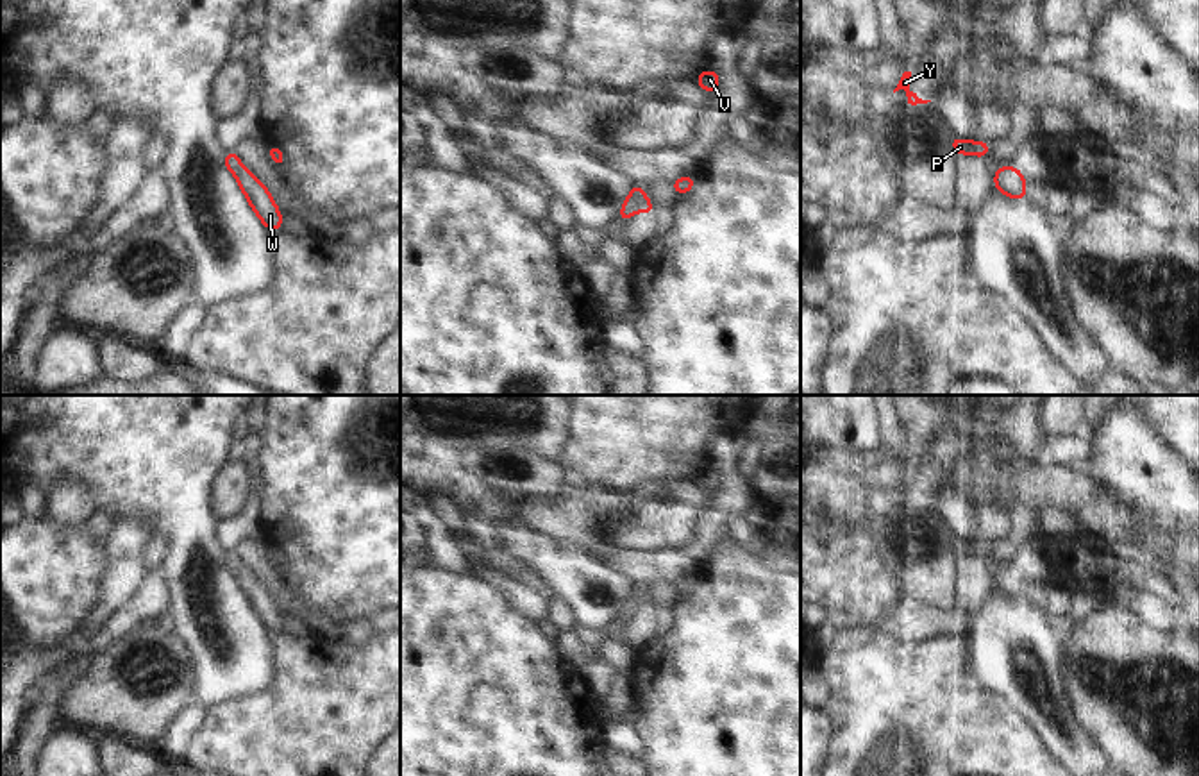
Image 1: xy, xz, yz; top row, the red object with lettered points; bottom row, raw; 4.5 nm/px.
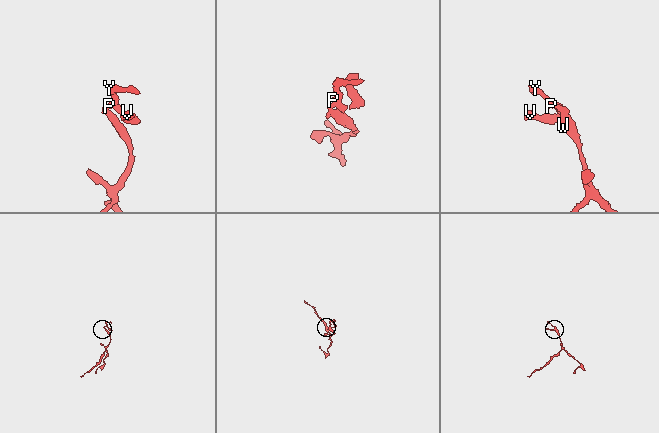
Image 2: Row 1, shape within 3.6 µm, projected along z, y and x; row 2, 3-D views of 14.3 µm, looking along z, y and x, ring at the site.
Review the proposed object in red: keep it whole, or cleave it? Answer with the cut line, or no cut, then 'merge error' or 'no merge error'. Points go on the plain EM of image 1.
cut in xz along (644, 590), (637, 610); merge error

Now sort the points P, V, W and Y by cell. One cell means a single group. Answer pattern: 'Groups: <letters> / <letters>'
Groups: P V Y / W

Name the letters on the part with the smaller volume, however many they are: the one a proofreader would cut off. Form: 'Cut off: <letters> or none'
Cut off: P, V, Y

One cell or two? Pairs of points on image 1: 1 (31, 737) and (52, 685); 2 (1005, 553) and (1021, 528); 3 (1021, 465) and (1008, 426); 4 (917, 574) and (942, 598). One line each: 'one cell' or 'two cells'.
1: one cell
2: one cell
3: one cell
4: one cell

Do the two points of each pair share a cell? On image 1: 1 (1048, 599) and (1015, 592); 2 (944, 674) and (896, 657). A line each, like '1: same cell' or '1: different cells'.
1: different cells
2: same cell

